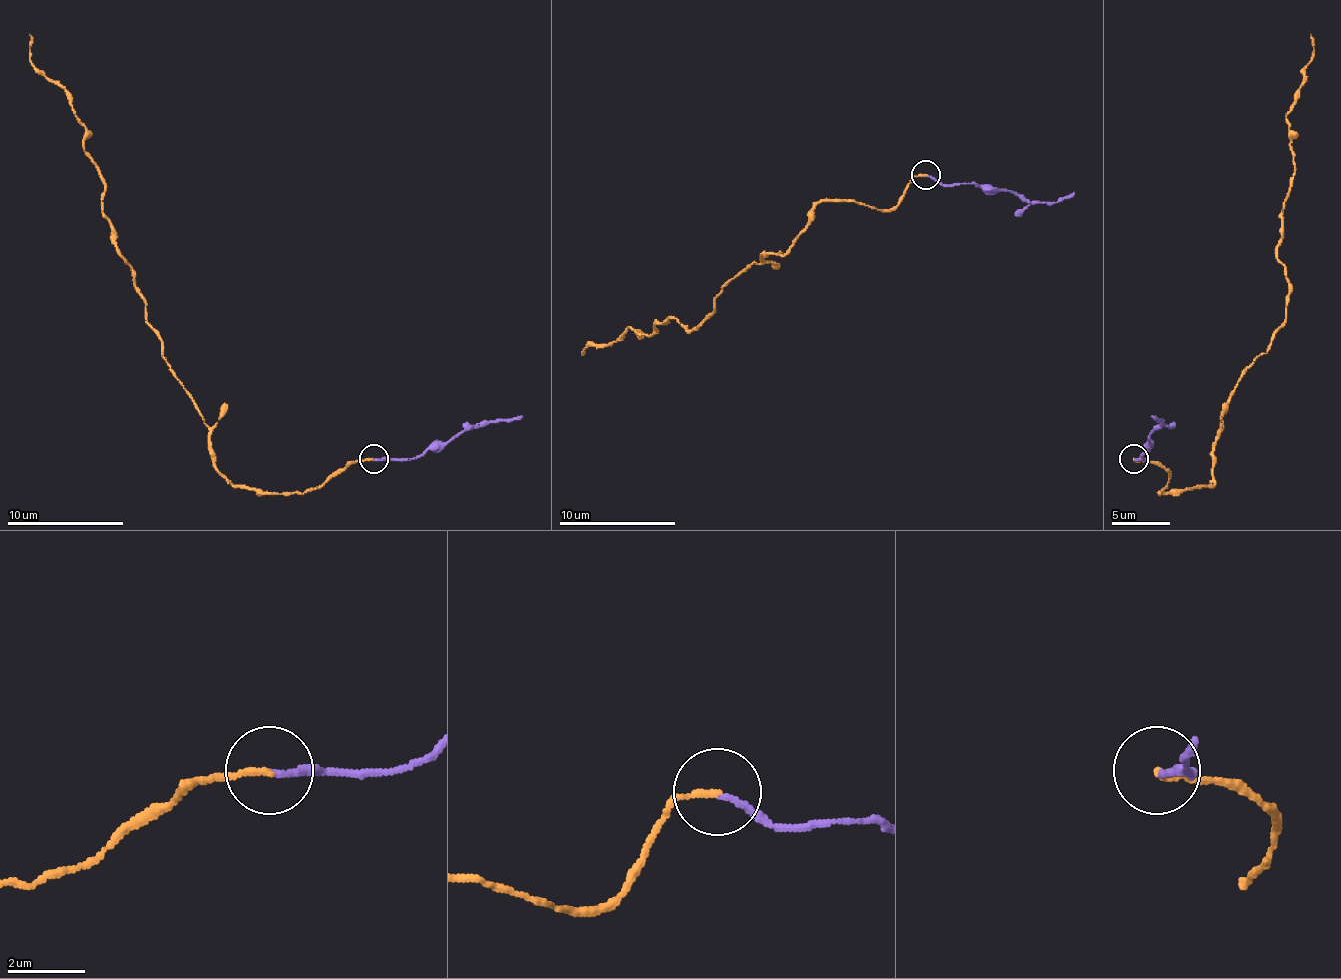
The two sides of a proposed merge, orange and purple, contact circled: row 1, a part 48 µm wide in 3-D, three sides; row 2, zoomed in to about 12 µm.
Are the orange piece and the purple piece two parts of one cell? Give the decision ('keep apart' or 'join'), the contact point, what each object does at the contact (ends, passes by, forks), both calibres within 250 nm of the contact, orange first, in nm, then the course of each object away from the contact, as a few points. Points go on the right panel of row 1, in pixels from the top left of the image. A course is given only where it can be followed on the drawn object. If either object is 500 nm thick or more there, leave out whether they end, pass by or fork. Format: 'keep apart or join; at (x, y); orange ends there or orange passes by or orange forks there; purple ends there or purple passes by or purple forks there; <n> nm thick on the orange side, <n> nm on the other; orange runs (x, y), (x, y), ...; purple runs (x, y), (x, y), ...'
join; at (1133, 459); orange ends there; purple ends there; 160 nm thick on the orange side, 150 nm on the other; orange runs (1134, 458), (1169, 475), (1161, 493), (1207, 487), (1231, 393), (1286, 320), (1286, 112), (1313, 57), (1310, 33); purple runs (1134, 458), (1143, 458), (1149, 437), (1161, 426), (1161, 420), (1152, 417)

